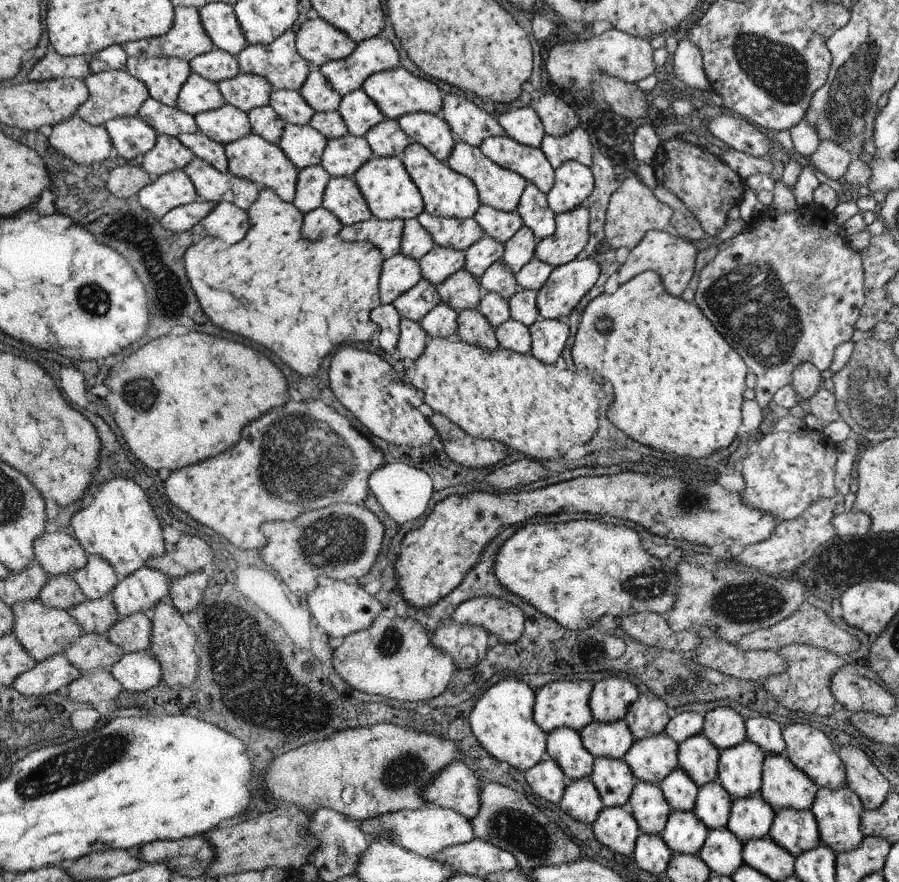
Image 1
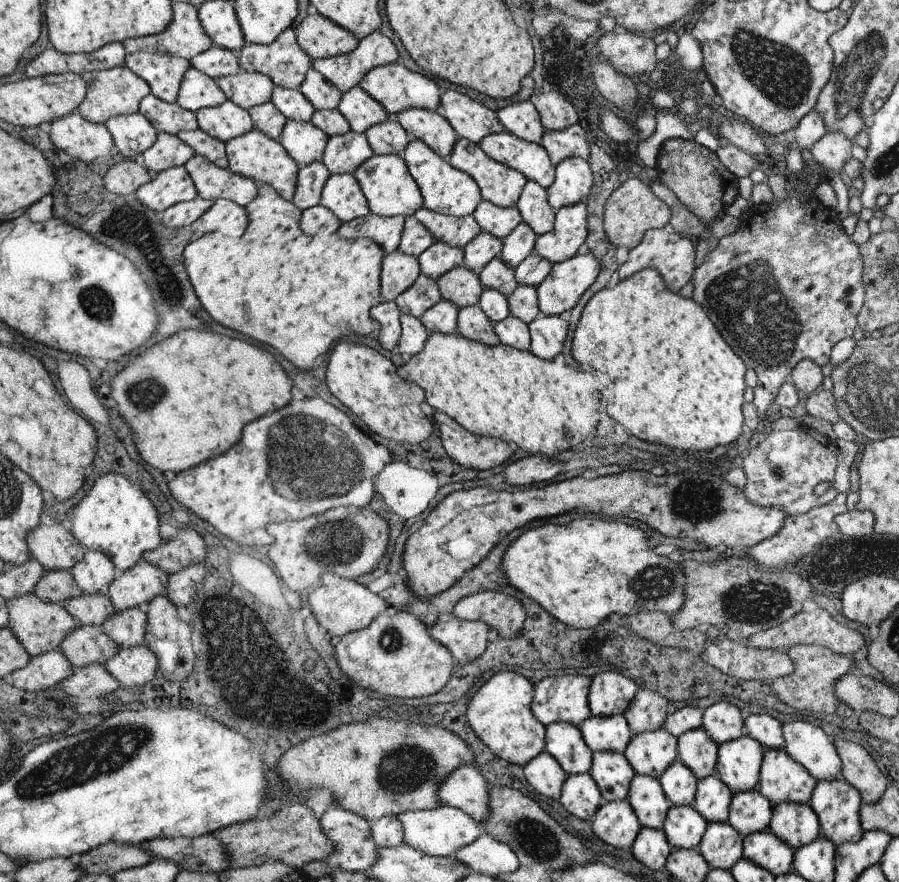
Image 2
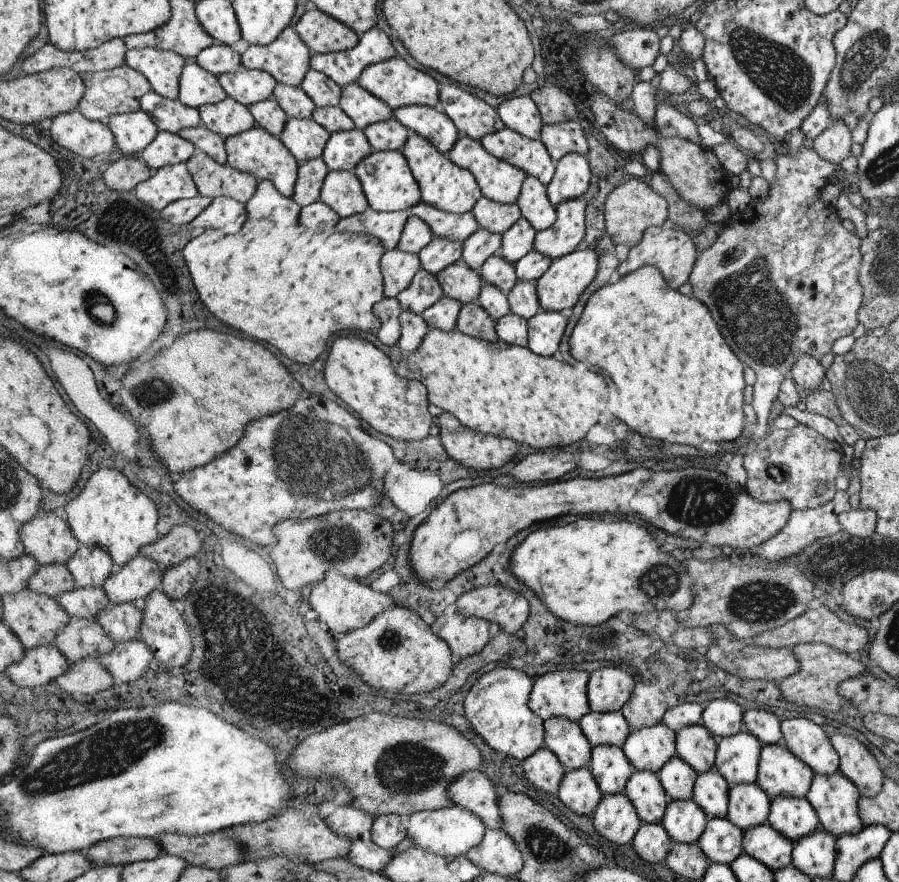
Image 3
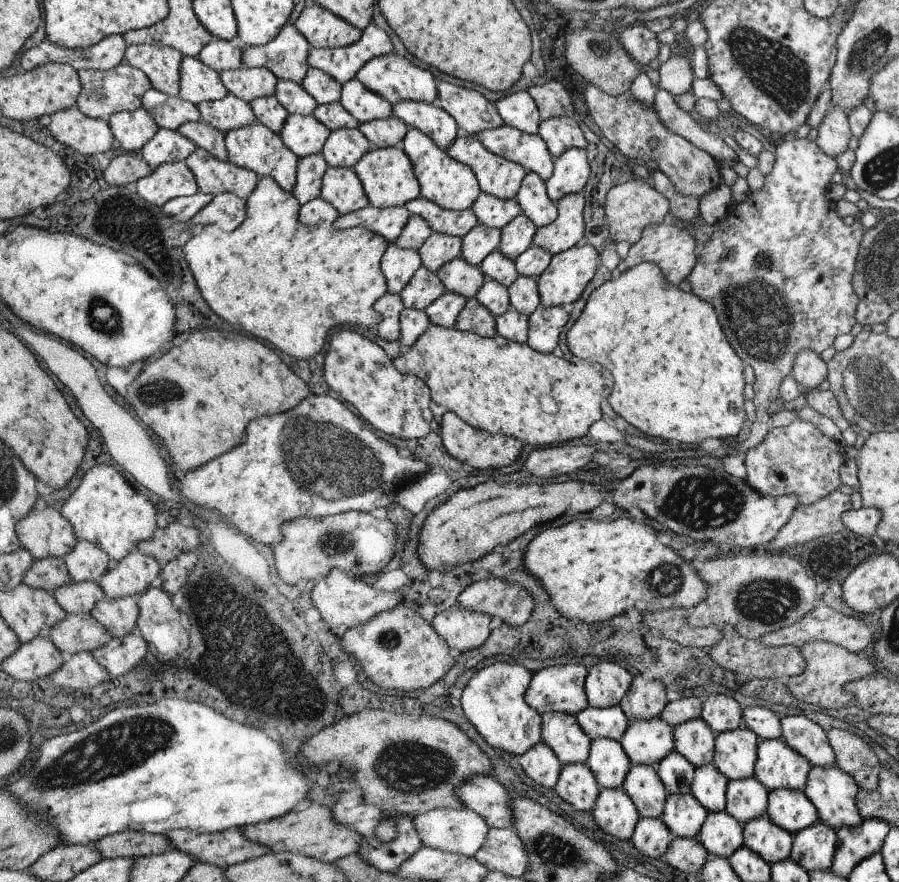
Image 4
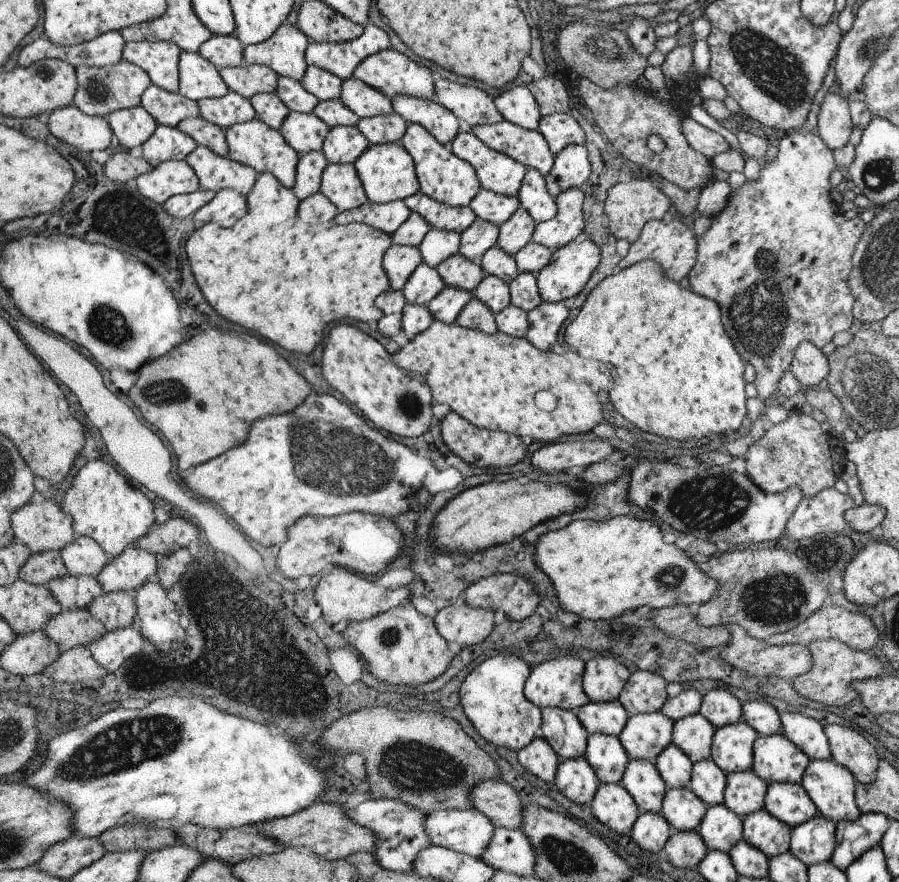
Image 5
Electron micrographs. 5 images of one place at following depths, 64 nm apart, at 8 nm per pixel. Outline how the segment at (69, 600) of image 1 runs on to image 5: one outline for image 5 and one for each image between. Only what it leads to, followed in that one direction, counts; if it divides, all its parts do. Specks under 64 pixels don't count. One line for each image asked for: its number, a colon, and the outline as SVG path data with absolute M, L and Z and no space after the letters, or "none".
2: M49 570L43 572L41 580L35 582L33 594L45 602L59 604L63 600L71 600L81 596L81 588L75 584L75 578L69 570Z
3: M45 564L27 580L27 588L55 600L57 596L75 590L75 580L65 564Z
4: M45 556L45 558L33 558L29 568L21 576L21 584L45 590L51 594L53 588L71 582L67 574L67 564L59 556Z
5: M41 550L29 554L17 570L17 578L41 586L47 586L51 578L59 578L63 574L67 574L67 570L63 566L63 558L55 550Z

